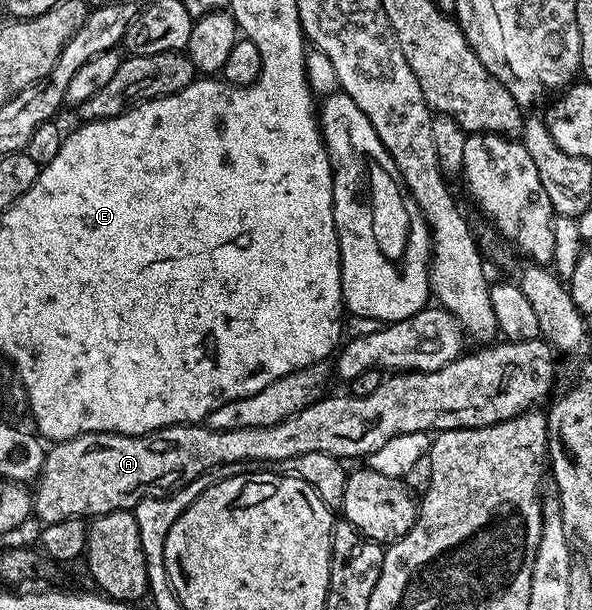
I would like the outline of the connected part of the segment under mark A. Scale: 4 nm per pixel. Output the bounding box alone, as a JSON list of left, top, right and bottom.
[32,336,554,524]

